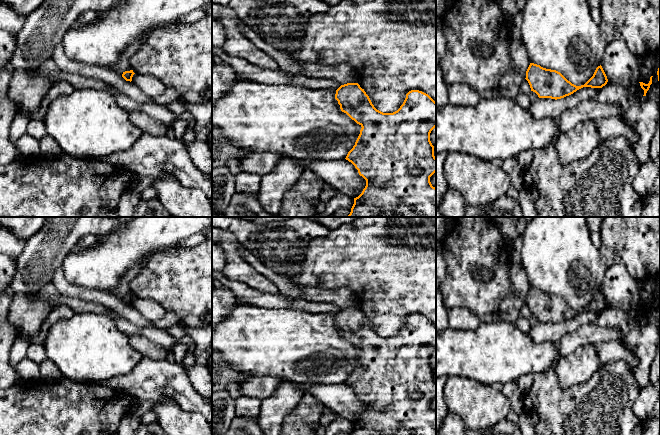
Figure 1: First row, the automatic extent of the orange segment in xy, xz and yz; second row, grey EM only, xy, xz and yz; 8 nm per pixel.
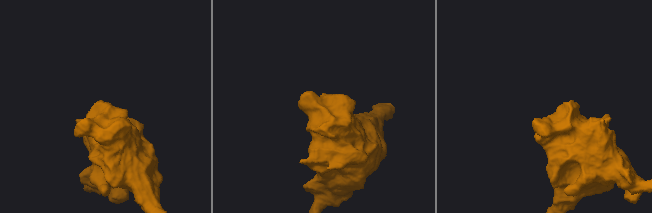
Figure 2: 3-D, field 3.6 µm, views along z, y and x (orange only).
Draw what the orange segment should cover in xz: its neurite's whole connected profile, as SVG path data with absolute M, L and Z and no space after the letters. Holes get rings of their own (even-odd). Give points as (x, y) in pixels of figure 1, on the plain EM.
M347 307L341 309L336 314L335 323L338 325L341 335L346 337L352 344L362 351L355 369L348 376L345 382L355 390L359 399L366 404L366 410L362 417L358 421L354 422L354 428L351 435L436 435L436 412L433 411L430 406L430 401L436 396L434 370L430 365L430 357L436 351L436 326L428 318L422 315L411 314L406 318L403 328L397 335L393 337L383 337L374 331L369 320L358 307Z

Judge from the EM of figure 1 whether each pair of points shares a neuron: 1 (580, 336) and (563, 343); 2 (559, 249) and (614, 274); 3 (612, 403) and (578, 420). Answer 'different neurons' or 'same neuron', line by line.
1: same neuron
2: different neurons
3: same neuron

